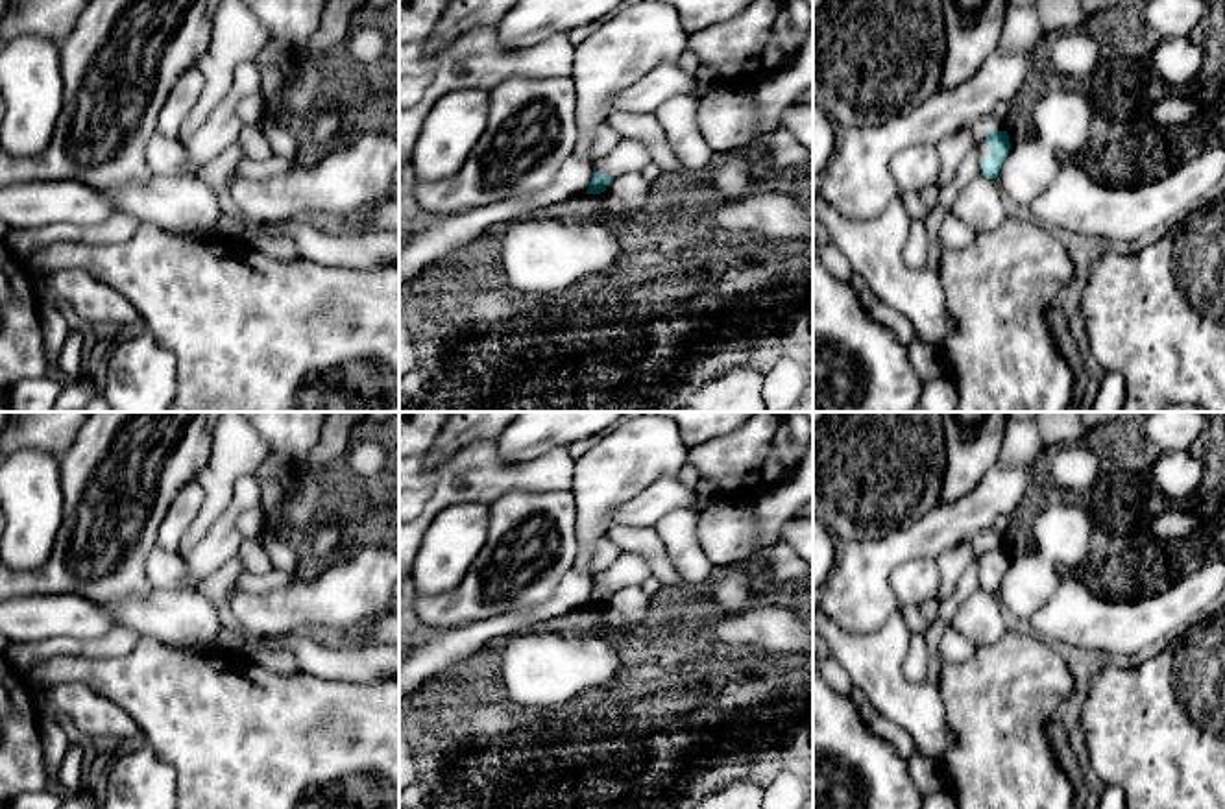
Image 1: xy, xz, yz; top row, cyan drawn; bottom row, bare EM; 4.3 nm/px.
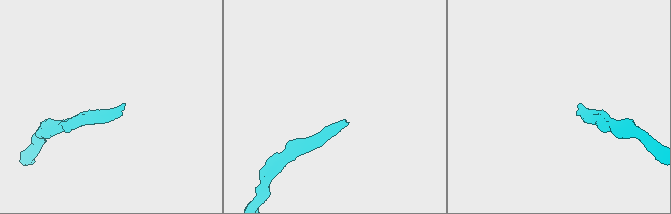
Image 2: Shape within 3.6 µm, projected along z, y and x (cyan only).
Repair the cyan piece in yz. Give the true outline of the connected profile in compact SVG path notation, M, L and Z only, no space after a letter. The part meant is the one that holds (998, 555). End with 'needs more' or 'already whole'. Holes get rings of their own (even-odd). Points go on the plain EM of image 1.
M1007 545L977 547L974 560L979 565L981 589L996 593L1011 563Z; needs more

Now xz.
M621 552L612 567L595 576L595 586L586 608L600 608L606 600L626 586L641 586L652 569L639 554Z; needs more

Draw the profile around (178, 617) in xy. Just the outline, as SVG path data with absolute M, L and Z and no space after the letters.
M153 589L96 604L107 611L115 628L129 628L140 637L177 646L209 643L224 628L216 606L198 591Z

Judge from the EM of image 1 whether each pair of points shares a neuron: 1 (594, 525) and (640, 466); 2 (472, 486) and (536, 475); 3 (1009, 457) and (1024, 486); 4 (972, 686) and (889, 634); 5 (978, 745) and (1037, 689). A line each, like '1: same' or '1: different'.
1: same
2: same
3: different
4: different
5: same

